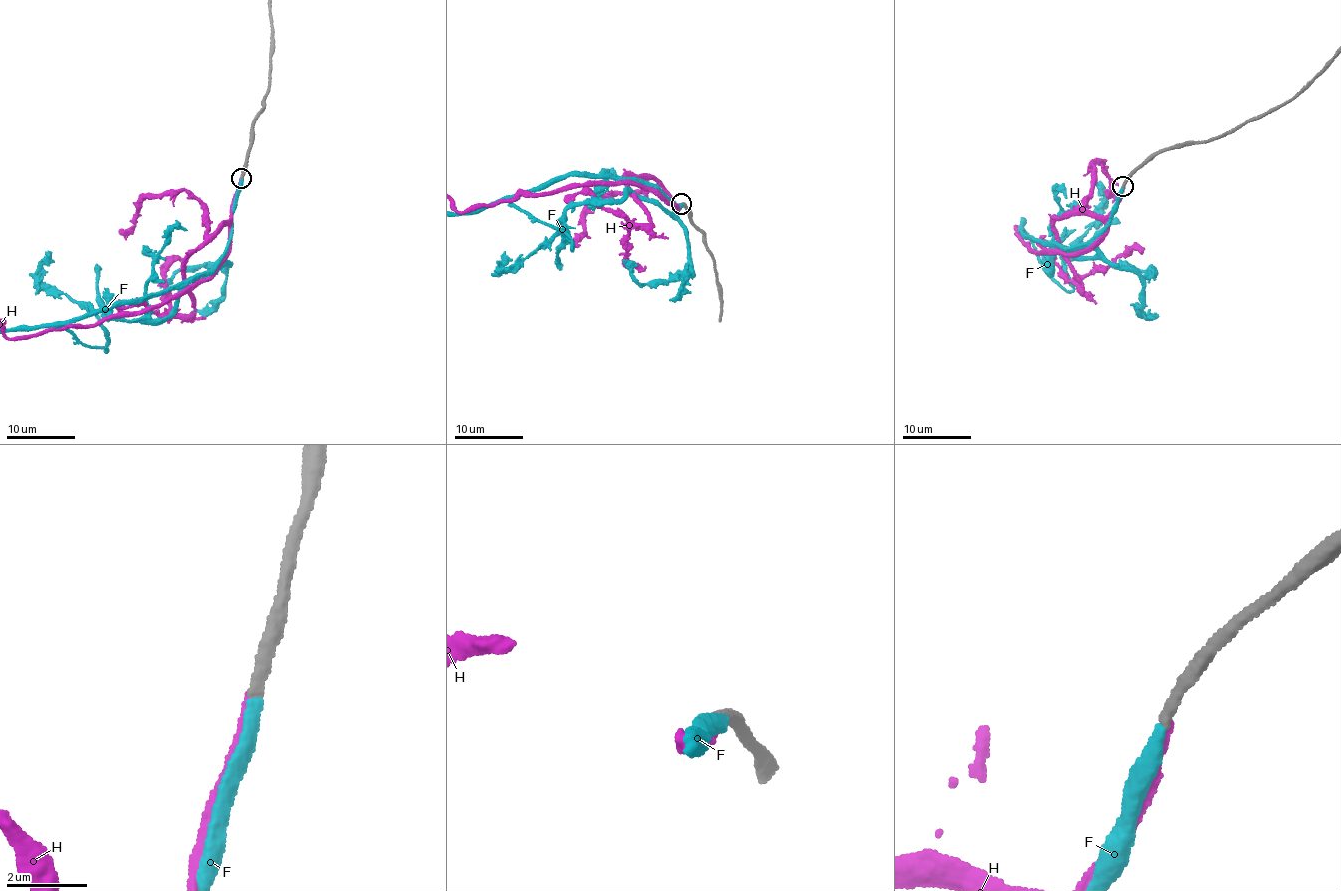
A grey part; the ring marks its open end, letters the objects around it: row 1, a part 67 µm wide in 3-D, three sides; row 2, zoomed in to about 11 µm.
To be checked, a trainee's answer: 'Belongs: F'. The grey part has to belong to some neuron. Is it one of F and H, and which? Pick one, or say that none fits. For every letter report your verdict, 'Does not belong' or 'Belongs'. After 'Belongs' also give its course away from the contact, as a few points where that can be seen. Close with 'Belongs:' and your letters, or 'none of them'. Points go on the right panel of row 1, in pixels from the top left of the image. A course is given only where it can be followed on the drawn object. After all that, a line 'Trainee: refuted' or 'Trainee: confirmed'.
F: Belongs
H: Does not belong
Belongs: F
Trainee: confirmed

